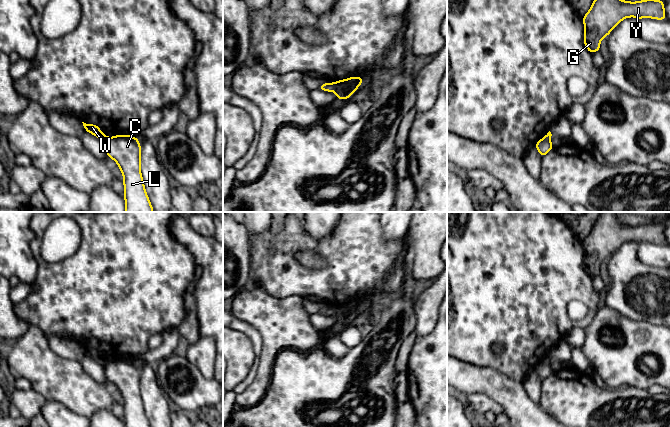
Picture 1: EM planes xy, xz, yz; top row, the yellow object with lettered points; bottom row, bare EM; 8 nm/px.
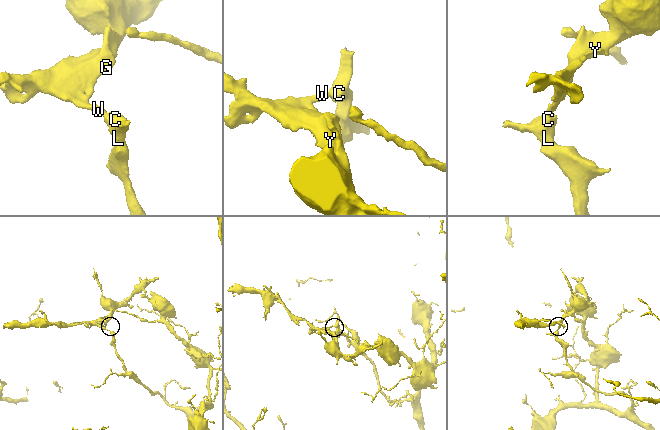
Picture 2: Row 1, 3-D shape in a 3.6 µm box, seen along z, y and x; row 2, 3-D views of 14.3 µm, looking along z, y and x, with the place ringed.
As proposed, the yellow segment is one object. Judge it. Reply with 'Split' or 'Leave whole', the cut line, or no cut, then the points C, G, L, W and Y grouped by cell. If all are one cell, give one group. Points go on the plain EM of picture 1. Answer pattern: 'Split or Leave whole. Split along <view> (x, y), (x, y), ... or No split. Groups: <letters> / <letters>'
Split. Split along xz (331, 308), (332, 314). Groups: C L / G W Y

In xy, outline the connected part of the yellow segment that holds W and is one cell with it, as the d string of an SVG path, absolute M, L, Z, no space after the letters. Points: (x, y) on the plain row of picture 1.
M84 346L82 347L86 356L93 358L94 360L96 360L98 363L102 365L106 365L108 363L108 361L100 354L100 352L97 349L95 348L88 349Z

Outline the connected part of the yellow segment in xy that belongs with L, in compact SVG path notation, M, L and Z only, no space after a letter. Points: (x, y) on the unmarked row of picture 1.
M115 359L105 365L105 375L123 398L125 427L150 427L141 398L141 370L131 359Z

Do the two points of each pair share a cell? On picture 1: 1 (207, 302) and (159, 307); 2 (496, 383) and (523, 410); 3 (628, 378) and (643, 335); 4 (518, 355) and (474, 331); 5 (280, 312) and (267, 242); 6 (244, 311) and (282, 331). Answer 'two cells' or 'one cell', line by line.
1: two cells
2: one cell
3: one cell
4: one cell
5: two cells
6: one cell

